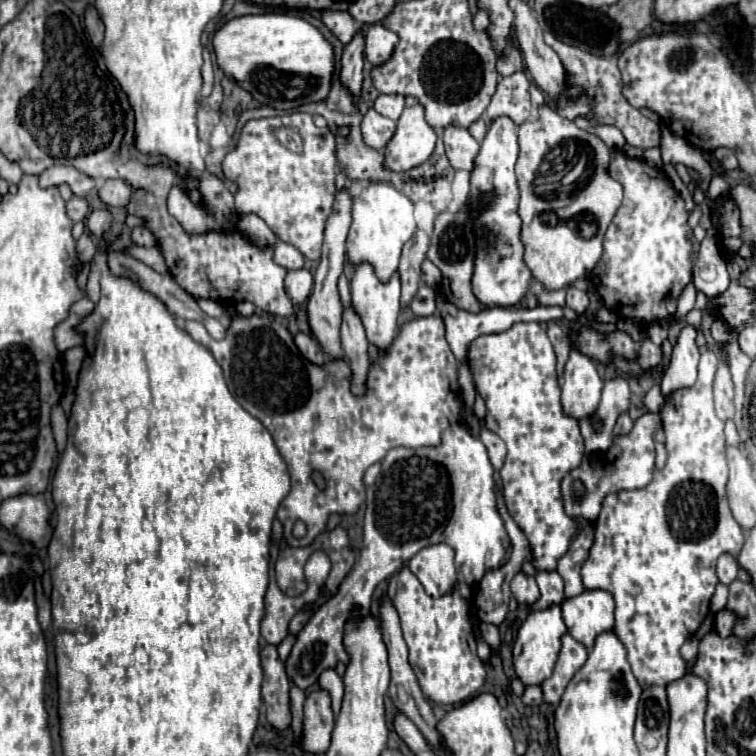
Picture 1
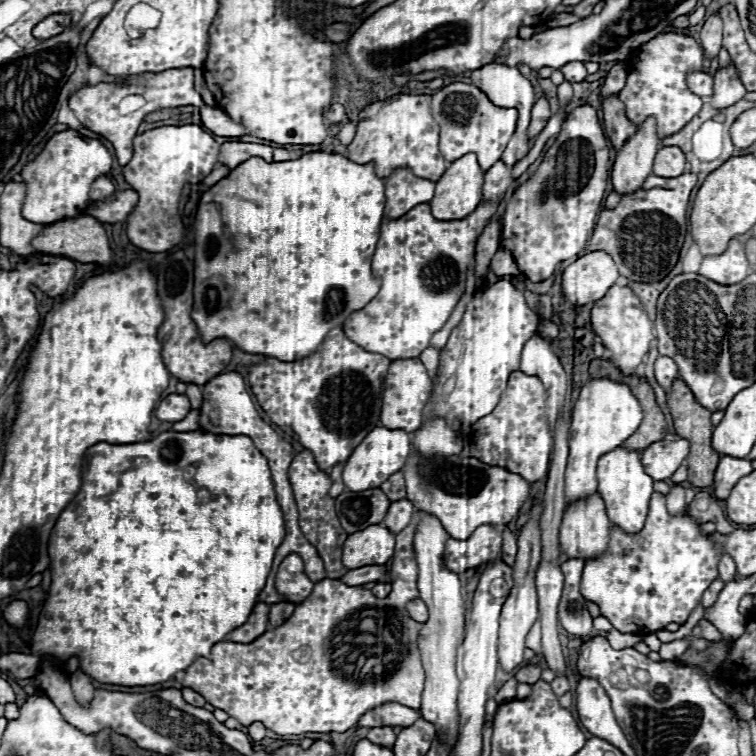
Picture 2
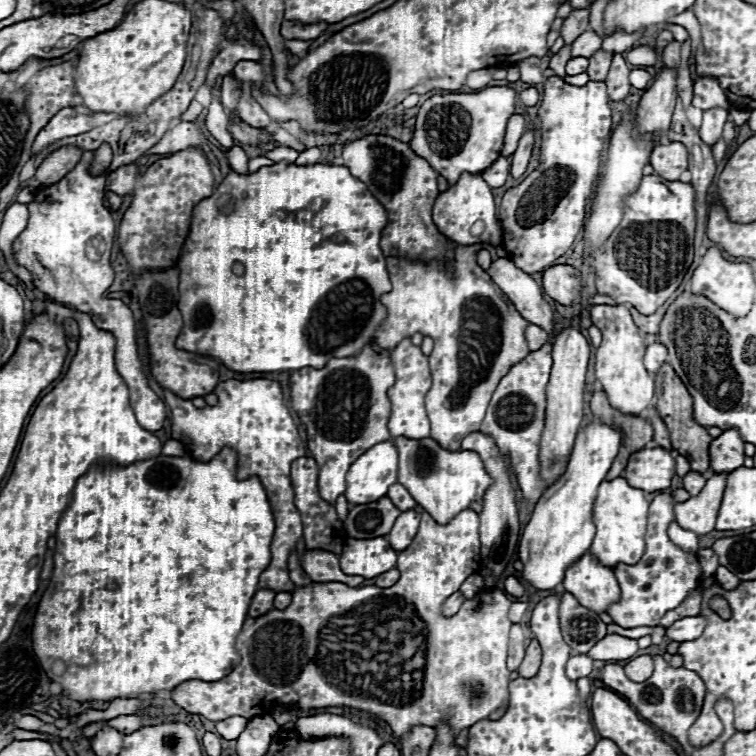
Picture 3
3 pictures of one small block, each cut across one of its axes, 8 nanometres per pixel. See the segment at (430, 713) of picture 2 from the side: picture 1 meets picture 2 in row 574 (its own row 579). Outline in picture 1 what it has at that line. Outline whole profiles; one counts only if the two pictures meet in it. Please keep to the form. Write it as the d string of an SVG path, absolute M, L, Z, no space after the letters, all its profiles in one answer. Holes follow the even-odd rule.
M446 544L422 548L408 562L408 566L430 596L444 596L456 588L458 576L454 564L454 550Z

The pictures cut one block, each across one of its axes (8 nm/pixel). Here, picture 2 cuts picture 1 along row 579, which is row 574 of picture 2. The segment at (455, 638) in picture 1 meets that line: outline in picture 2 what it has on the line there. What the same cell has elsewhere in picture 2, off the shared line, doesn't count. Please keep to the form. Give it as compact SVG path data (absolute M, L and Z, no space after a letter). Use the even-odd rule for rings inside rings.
M416 512L410 526L396 536L396 552L390 570L392 592L386 598L378 600L362 586L346 586L340 580L324 578L314 584L308 600L296 604L294 614L282 626L266 630L252 644L226 640L214 644L210 656L196 658L184 670L182 686L196 690L214 708L228 712L228 716L236 718L242 726L262 722L276 734L346 732L364 712L386 702L398 702L418 710L420 694L424 690L424 668L418 652L418 630L422 624L414 622L406 612L406 602L418 598L418 564L412 546L418 522L420 514Z

